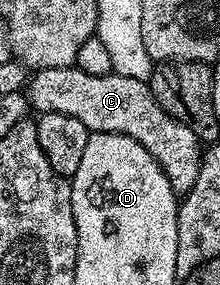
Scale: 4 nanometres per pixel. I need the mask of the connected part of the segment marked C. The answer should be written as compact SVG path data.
M76 66L34 71L28 83L28 103L33 110L35 107L35 112L38 113L68 113L68 117L76 117L84 121L84 125L91 133L96 131L120 133L140 141L140 145L144 145L144 149L148 149L148 153L152 153L154 160L162 166L162 171L168 177L175 193L185 193L192 189L192 185L196 185L196 177L202 168L203 144L196 137L196 133L188 129L188 125L177 123L158 104L156 97L150 91L149 82L145 79L129 79L113 73L92 77Z

